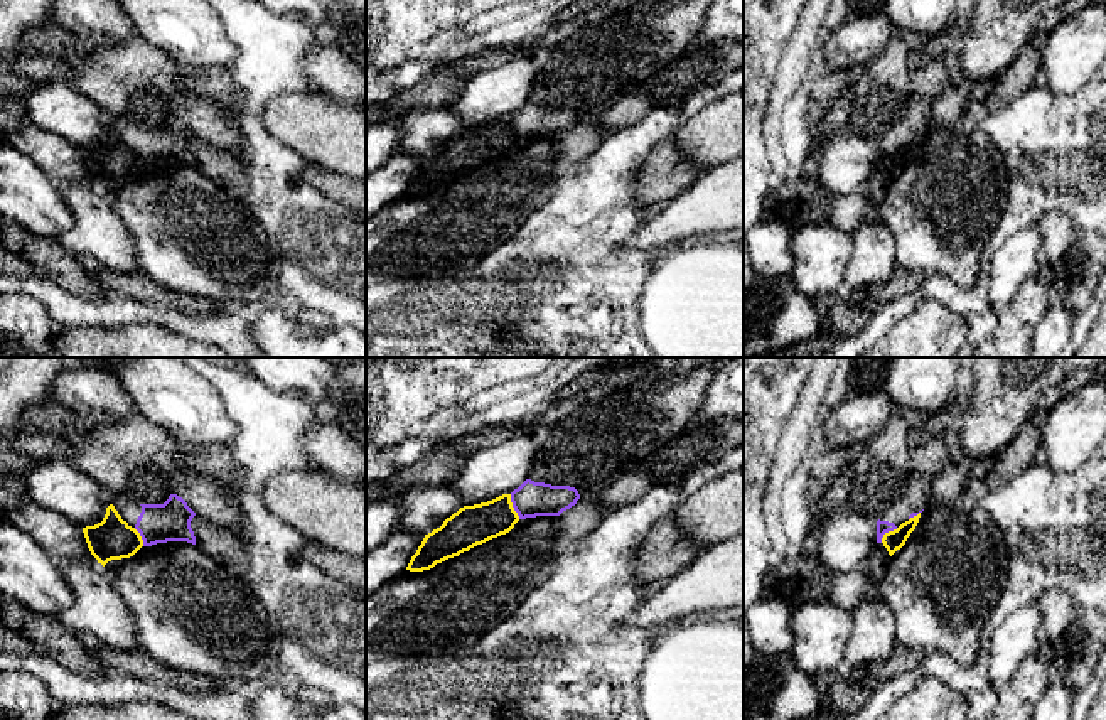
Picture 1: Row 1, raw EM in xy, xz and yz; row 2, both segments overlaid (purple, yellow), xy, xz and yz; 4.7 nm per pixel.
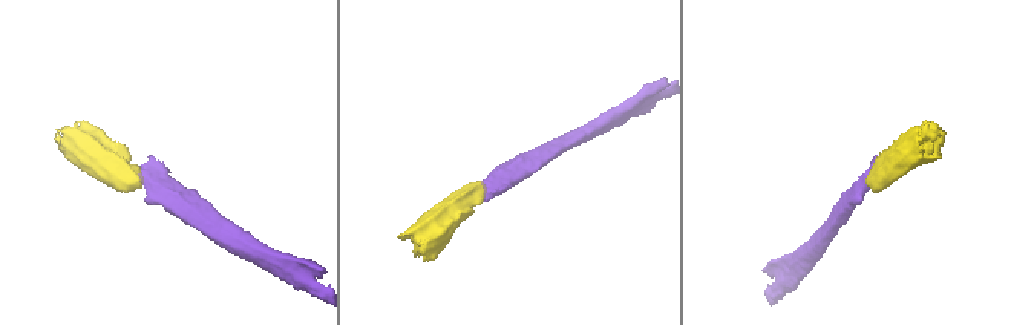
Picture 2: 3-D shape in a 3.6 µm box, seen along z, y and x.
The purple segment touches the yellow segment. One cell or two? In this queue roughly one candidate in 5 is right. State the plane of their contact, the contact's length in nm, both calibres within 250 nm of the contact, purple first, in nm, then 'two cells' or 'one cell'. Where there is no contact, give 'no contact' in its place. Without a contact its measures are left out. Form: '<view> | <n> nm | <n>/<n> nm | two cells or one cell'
xz | 130 nm | 170/190 nm | one cell

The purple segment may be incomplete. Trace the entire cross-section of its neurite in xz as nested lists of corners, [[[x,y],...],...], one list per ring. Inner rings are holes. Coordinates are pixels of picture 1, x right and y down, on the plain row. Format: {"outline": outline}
{"outline": [[[526,101],[511,116],[464,128],[443,147],[425,157],[406,192],[423,194],[470,170],[509,155],[519,142],[560,138],[577,126],[580,116],[570,108],[551,108]]]}

